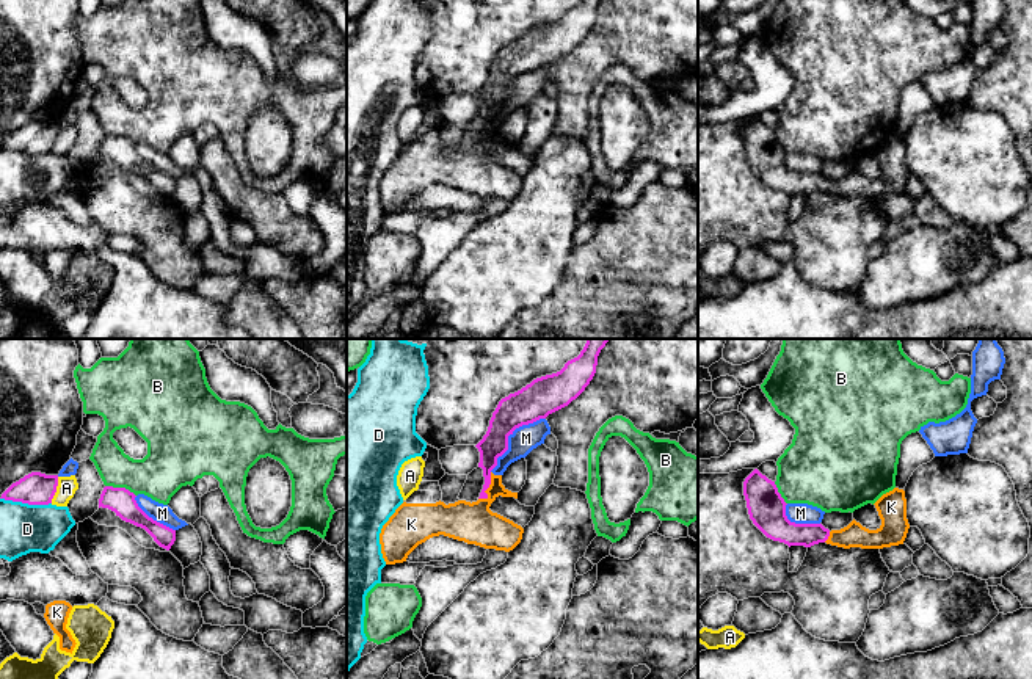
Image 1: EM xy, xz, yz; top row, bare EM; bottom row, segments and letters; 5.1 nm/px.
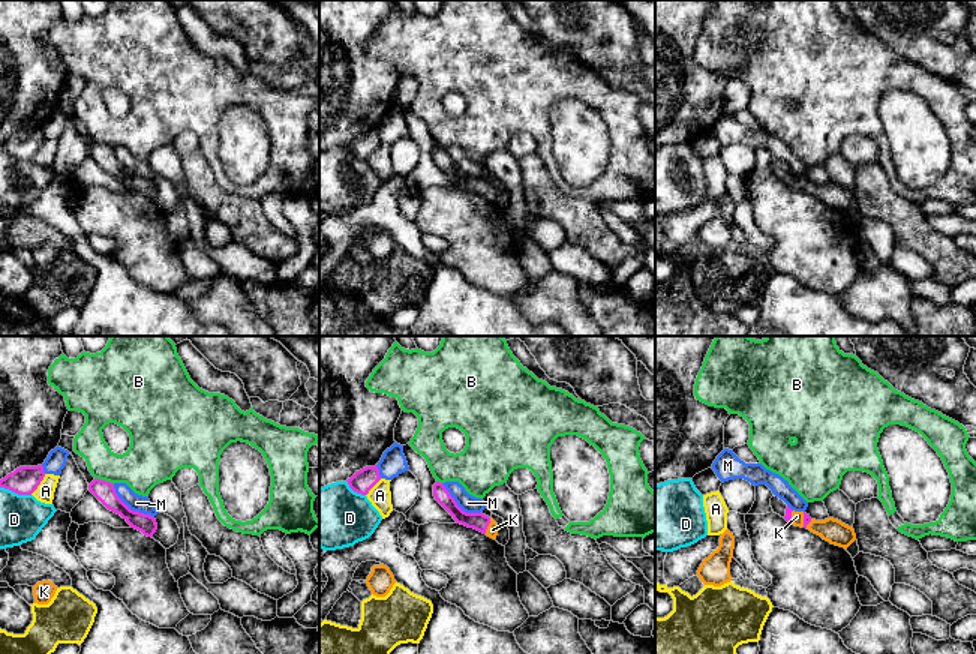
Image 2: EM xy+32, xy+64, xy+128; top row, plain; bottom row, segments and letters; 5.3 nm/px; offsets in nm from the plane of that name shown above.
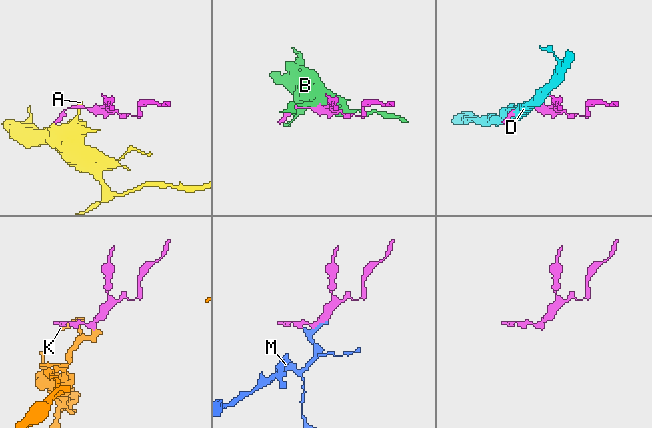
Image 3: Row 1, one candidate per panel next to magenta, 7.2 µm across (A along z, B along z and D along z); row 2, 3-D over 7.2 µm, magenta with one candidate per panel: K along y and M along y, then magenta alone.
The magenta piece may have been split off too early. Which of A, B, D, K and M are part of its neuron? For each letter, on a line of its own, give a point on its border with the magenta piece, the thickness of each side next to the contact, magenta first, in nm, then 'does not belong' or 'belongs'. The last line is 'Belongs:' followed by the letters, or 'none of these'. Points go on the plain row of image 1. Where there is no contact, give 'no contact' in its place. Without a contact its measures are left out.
A: contact xy (55, 138); calibres 170 and 100 nm; does not belong
B: contact xy (121, 137); calibres 140 and 240 nm; does not belong
D: contact xy (25, 151); calibres 170 and 240 nm; does not belong
K: contact xz (488, 135); calibres 140 and 220 nm; belongs
M: contact xz (508, 83); calibres 190 and 140 nm; does not belong
Belongs: K

